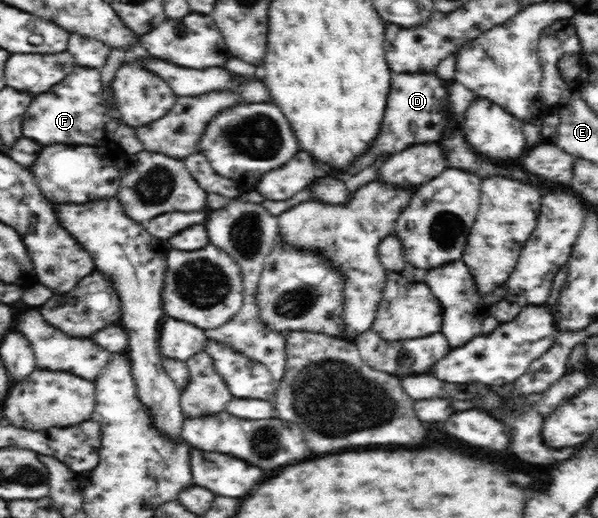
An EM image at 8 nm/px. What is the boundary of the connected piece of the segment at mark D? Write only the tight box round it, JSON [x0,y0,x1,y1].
[347,72,449,175]

